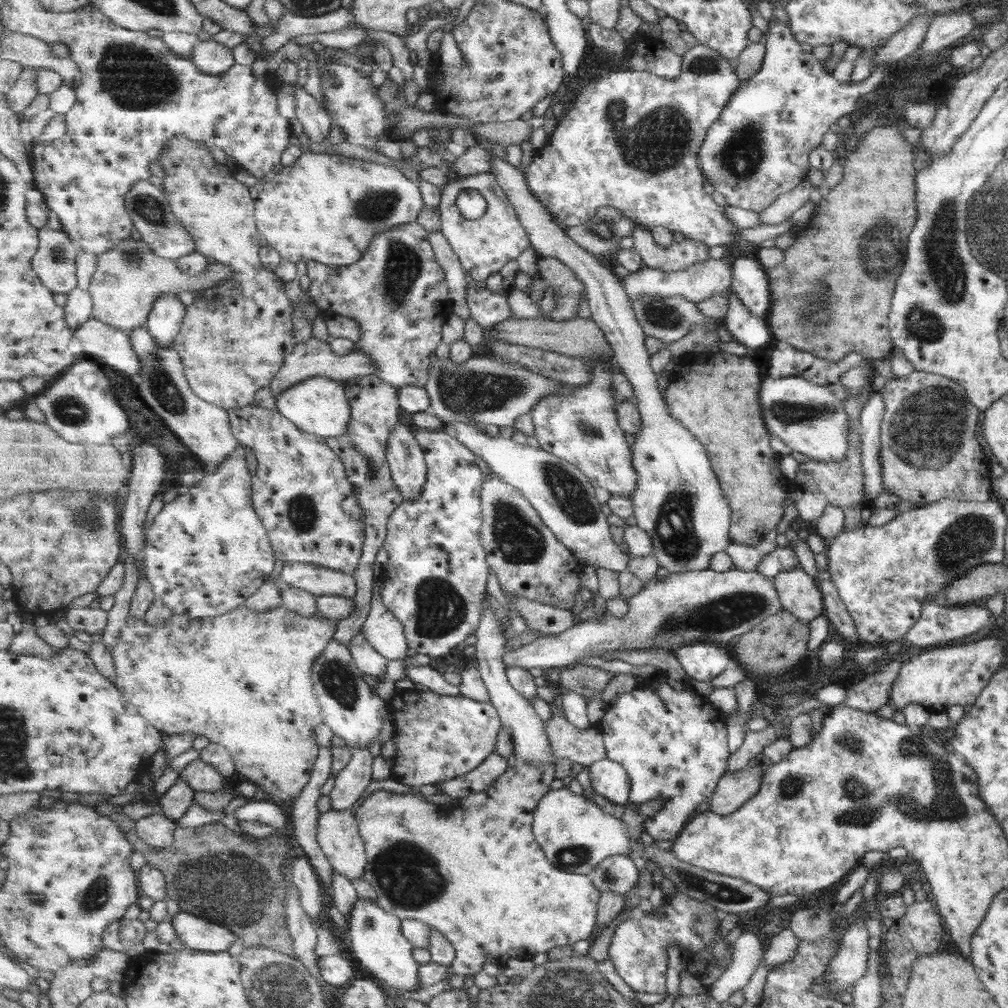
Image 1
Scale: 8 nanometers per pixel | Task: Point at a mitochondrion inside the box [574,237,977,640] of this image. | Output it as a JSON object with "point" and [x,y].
{"point":[925,432]}

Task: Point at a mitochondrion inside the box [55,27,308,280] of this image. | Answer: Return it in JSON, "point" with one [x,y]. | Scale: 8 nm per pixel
{"point":[135,79]}

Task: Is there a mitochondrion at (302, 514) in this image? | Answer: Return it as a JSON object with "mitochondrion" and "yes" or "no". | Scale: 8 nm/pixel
{"mitochondrion":"yes"}

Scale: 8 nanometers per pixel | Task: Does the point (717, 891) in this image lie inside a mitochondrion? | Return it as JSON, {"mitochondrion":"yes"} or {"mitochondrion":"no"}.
{"mitochondrion":"yes"}

